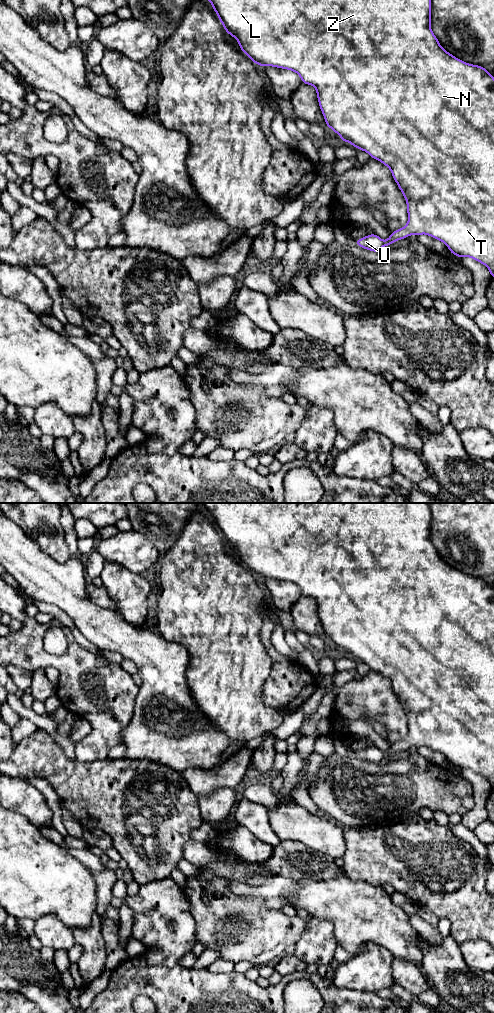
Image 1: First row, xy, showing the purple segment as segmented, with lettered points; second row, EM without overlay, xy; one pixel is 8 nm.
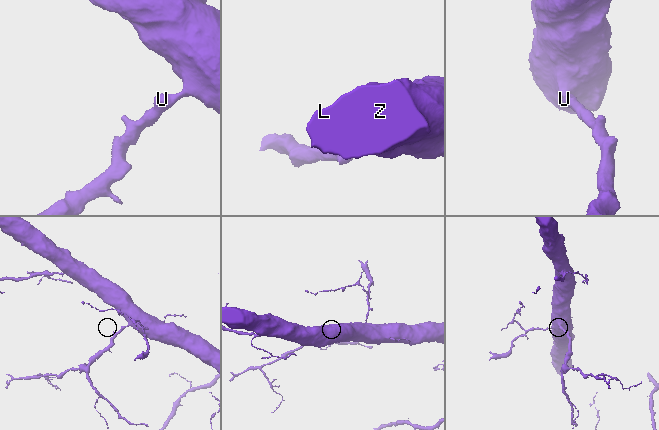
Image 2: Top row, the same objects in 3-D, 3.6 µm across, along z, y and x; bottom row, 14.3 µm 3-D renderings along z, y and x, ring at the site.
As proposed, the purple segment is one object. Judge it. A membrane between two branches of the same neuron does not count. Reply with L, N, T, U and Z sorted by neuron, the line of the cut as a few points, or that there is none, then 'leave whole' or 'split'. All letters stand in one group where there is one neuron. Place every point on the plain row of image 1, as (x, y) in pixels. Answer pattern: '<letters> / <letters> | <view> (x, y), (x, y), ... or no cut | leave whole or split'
L N T U Z | no cut | leave whole

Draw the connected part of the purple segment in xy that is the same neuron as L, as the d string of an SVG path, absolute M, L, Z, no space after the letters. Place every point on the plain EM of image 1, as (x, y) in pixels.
M200 503L202 507L211 515L215 525L217 526L221 536L223 537L227 546L233 548L240 557L240 562L244 564L250 572L255 576L263 578L278 579L280 581L288 581L296 584L301 592L302 596L308 596L315 599L317 604L317 611L324 628L326 639L331 640L337 645L341 652L348 654L356 659L358 662L367 664L371 670L379 672L385 678L387 678L393 688L393 691L397 695L400 703L407 715L408 734L405 739L397 741L392 744L386 753L383 753L375 745L367 747L361 751L354 752L357 758L378 765L384 758L391 758L395 753L409 749L409 747L419 748L426 746L434 751L438 751L443 754L449 761L449 763L459 769L470 769L479 775L485 777L491 786L491 790L494 790L494 589L485 581L479 577L473 577L456 570L449 564L447 564L440 556L437 549L431 542L431 509L428 503Z

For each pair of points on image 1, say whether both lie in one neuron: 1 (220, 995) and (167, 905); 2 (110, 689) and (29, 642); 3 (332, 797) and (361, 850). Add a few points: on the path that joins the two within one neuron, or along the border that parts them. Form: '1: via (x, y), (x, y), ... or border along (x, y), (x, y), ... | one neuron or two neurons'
1: via (193, 986), (167, 960), (167, 932) | one neuron
2: via (90, 681), (74, 666), (49, 660) | one neuron
3: border along (373, 827), (344, 829) | two neurons

